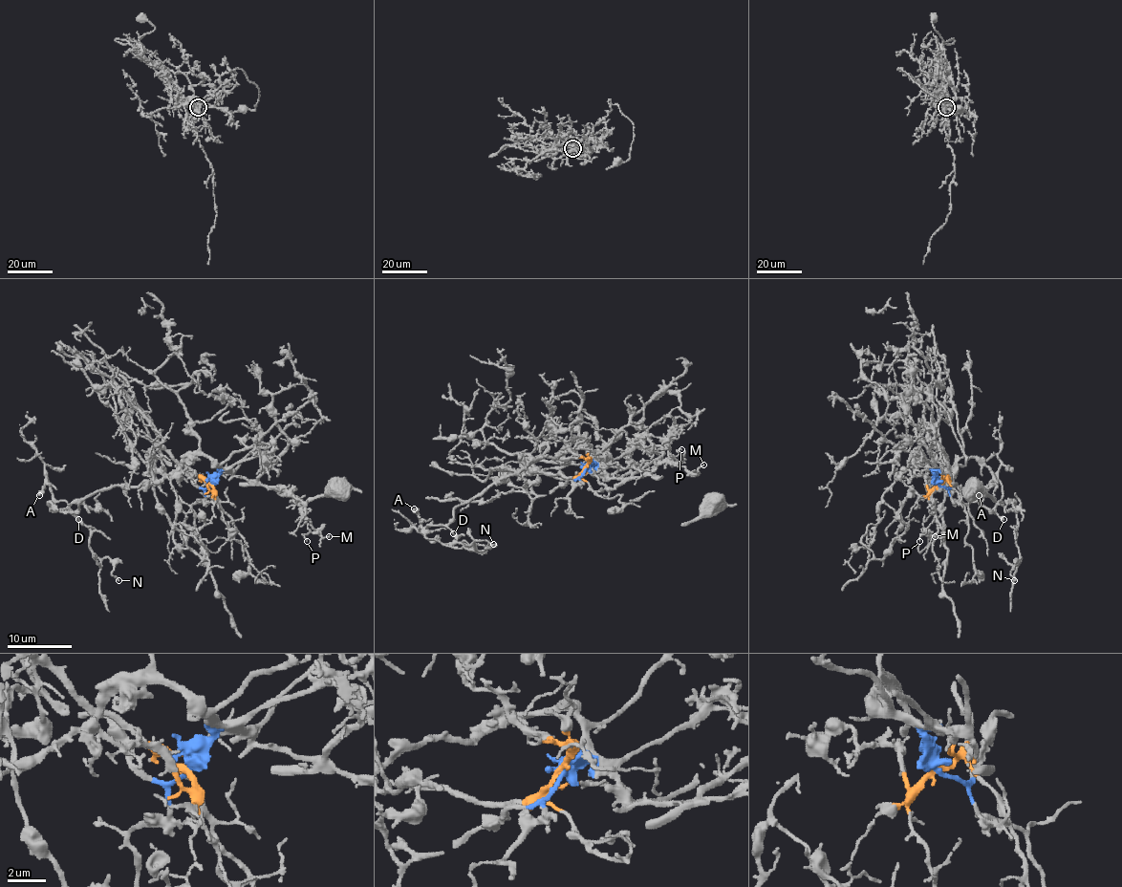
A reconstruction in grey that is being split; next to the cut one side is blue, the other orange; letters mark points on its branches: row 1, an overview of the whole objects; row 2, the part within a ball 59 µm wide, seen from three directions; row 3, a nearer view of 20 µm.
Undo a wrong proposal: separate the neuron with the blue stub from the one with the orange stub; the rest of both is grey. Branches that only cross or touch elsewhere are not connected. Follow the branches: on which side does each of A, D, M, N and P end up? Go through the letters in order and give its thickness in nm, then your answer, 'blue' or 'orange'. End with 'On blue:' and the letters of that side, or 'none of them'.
A: 360 nm | blue
D: 200 nm | blue
M: 120 nm | blue
N: 140 nm | blue
P: 110 nm | blue
On blue: A, D, M, N, P

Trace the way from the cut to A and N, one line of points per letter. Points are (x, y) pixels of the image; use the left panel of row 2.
A: (211, 484), (218, 466), (192, 455), (153, 483), (103, 487), (73, 511), (53, 504), (47, 479), (38, 495)
N: (211, 484), (218, 466), (192, 455), (74, 511), (53, 504), (119, 581)

